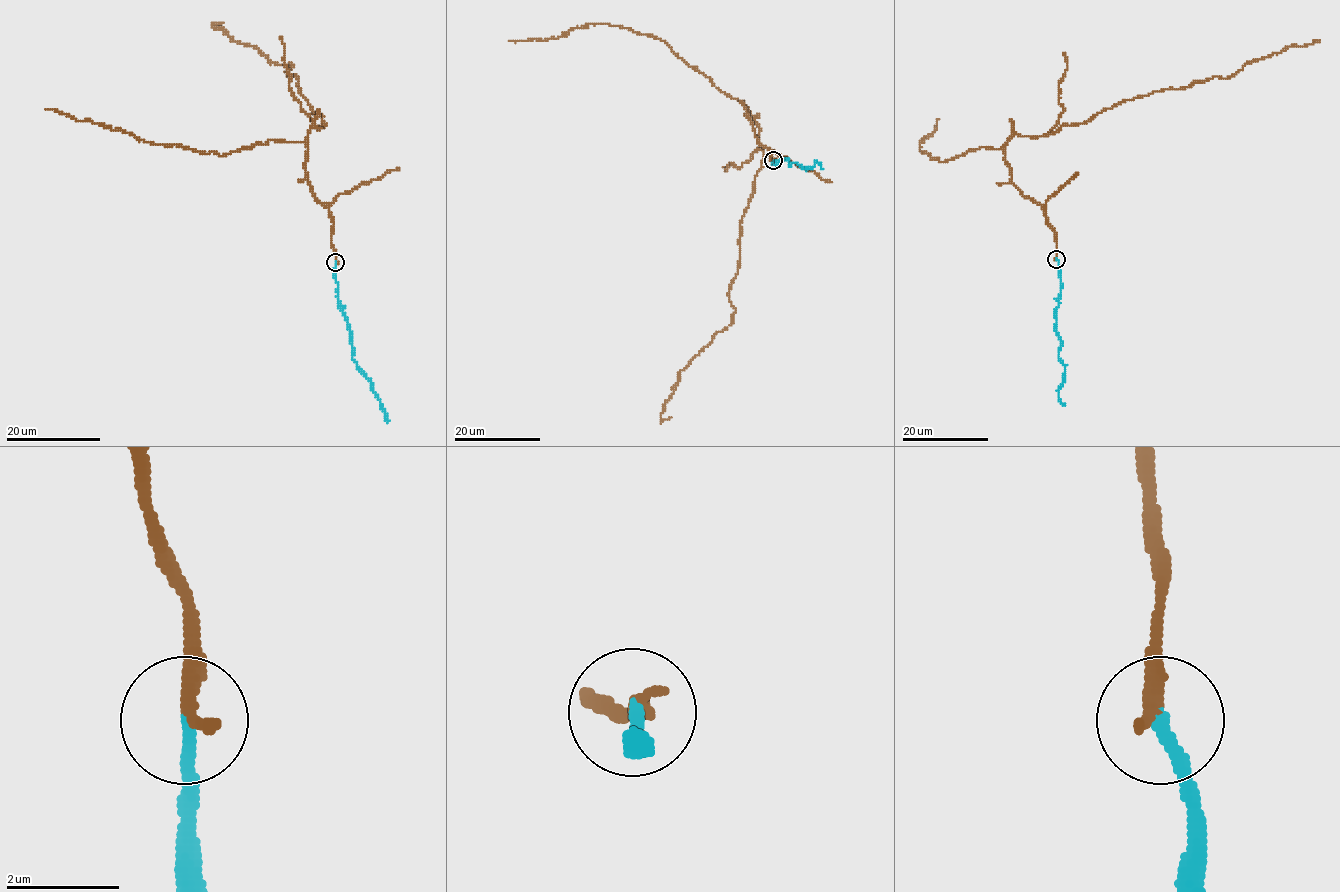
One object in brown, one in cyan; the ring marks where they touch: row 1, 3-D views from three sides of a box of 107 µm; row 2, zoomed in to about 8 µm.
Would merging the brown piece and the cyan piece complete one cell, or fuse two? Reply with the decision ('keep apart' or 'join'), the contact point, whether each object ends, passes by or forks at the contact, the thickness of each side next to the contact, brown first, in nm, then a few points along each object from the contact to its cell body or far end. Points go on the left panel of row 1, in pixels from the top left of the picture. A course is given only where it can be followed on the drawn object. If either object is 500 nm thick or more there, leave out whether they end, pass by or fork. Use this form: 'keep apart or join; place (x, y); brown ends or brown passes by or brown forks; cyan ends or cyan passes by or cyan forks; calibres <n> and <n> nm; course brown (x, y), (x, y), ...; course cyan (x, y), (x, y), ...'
join; place (335, 262); brown ends; cyan ends; calibres 340 and 240 nm; course brown (335, 262), (328, 209), (306, 177), (321, 115), (289, 61), (212, 26), (223, 23); course cyan (335, 262), (337, 303), (350, 331), (353, 359), (370, 382), (389, 421)

